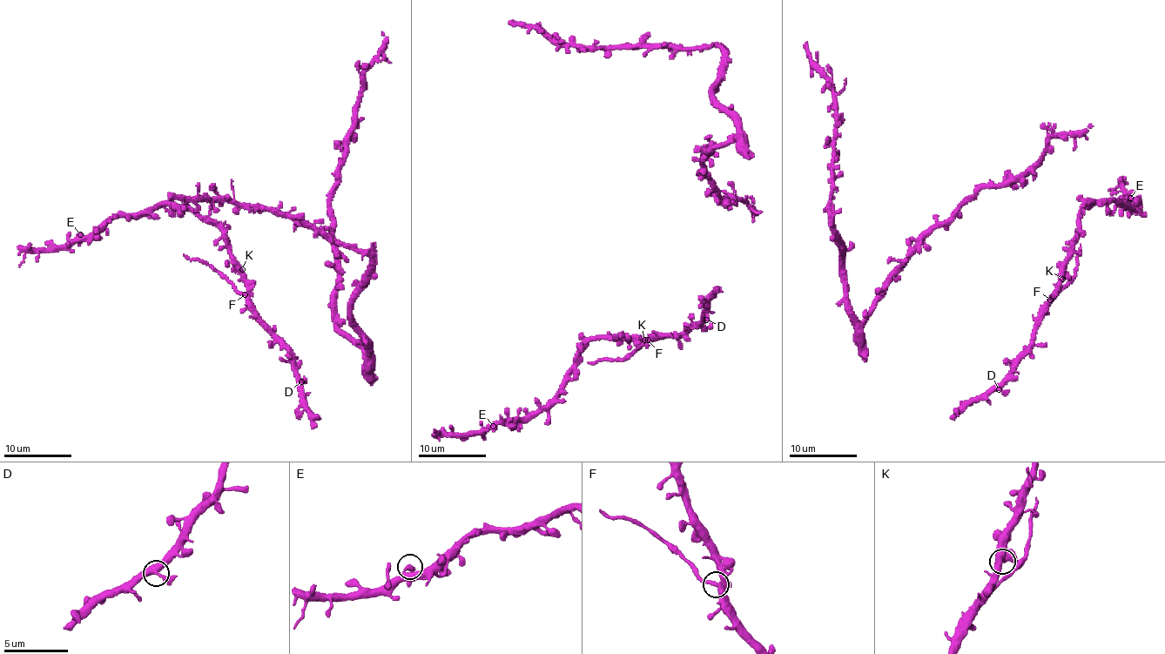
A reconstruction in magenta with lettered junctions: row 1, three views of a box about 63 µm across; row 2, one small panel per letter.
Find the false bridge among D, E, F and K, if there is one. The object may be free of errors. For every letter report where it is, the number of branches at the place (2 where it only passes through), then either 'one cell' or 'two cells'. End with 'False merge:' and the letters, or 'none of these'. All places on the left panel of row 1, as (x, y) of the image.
D: at (301, 381); 3 branches meet; one cell
E: at (80, 234); 3 branches meet; one cell
F: at (245, 294); 3 branches meet; two cells
K: at (242, 269); 3 branches meet; one cell
False merge: F

